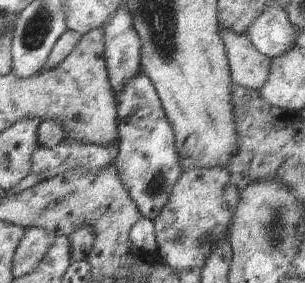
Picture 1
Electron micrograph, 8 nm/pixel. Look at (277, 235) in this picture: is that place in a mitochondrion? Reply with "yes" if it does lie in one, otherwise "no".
yes

